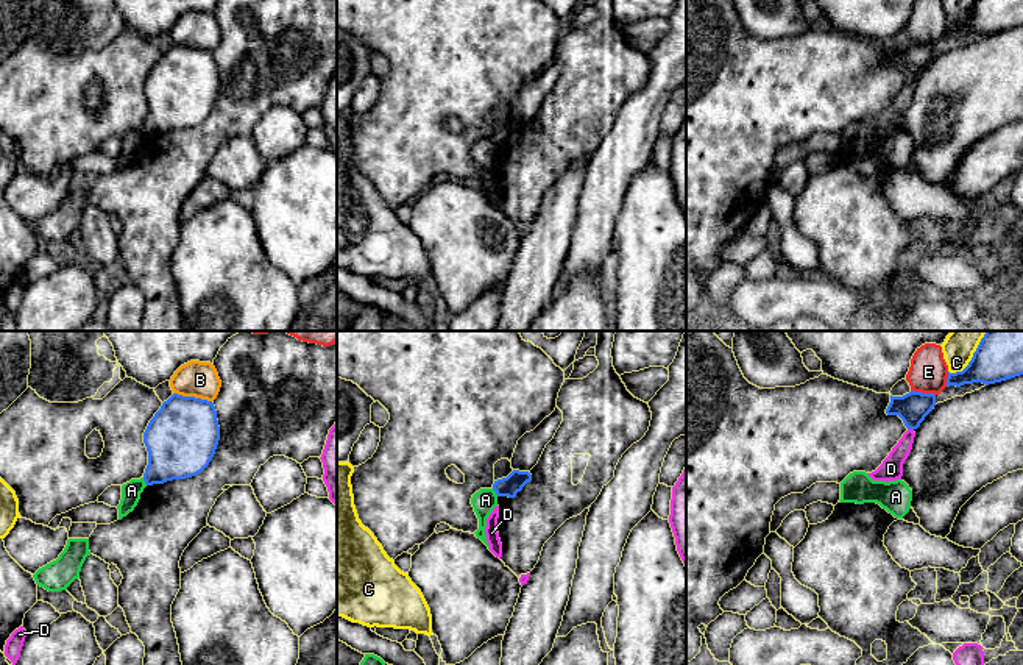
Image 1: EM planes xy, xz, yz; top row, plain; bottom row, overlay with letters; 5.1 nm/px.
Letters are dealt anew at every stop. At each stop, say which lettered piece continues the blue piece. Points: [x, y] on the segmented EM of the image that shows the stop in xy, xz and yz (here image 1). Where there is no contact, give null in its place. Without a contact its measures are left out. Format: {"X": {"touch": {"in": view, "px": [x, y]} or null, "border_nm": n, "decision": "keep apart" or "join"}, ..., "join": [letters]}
{"A": {"touch": {"in": "xy", "px": [144, 480]}, "border_nm": 50, "decision": "keep apart"}, "B": {"touch": {"in": "xy", "px": [192, 397]}, "border_nm": 200, "decision": "keep apart"}, "C": {"touch": {"in": "yz", "px": [973, 356]}, "border_nm": 300, "decision": "keep apart"}, "D": {"touch": {"in": "yz", "px": [911, 428]}, "border_nm": 30, "decision": "keep apart"}, "E": {"touch": {"in": "yz", "px": [923, 394]}, "border_nm": 130, "decision": "keep apart"}, "join": []}

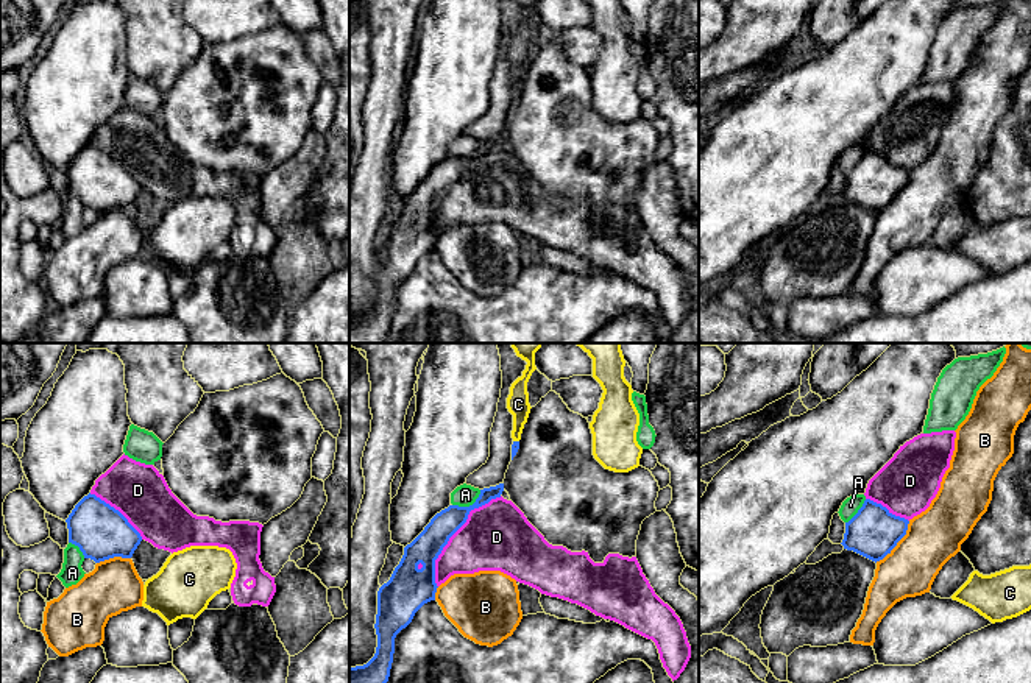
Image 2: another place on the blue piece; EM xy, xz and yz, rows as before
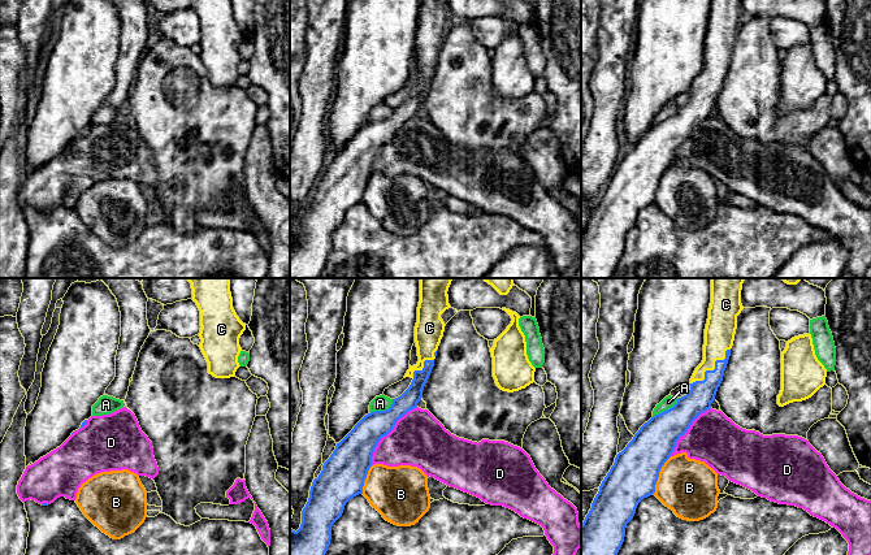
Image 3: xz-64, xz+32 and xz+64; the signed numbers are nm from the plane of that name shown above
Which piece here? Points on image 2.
{"A": {"touch": {"in": "xz", "px": [470, 506]}, "border_nm": 170, "decision": "keep apart"}, "B": {"touch": {"in": "yz", "px": [897, 541]}, "border_nm": 280, "decision": "keep apart"}, "C": {"touch": {"in": "xz", "px": [517, 442]}, "border_nm": 30, "decision": "join"}, "D": {"touch": {"in": "xz", "px": [454, 532]}, "border_nm": 600, "decision": "keep apart"}, "join": ["C"]}

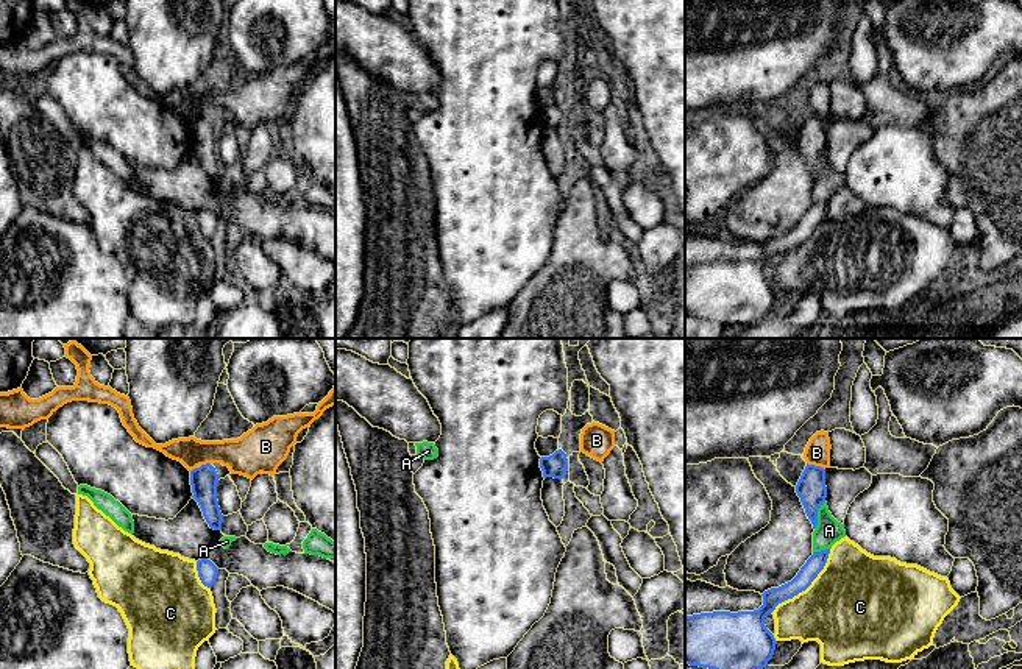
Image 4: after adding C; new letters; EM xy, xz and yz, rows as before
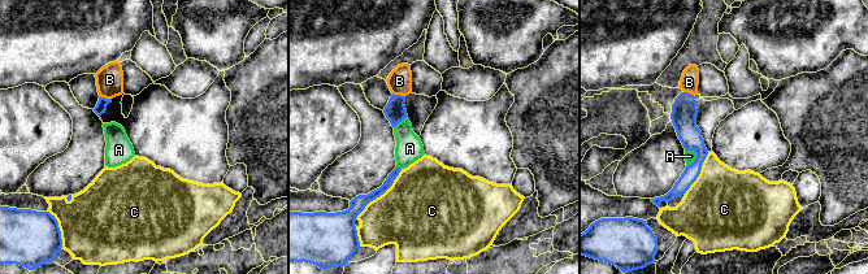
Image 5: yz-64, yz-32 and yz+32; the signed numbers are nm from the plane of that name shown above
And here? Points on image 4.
{"A": {"touch": {"in": "yz", "px": [816, 515]}, "border_nm": 160, "decision": "keep apart"}, "B": {"touch": {"in": "yz", "px": [816, 467]}, "border_nm": 100, "decision": "keep apart"}, "C": {"touch": {"in": "yz", "px": [807, 587]}, "border_nm": 440, "decision": "keep apart"}, "join": []}

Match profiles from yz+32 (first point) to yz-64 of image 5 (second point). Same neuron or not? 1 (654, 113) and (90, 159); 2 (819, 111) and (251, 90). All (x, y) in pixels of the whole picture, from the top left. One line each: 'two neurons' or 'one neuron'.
1: one neuron
2: one neuron

